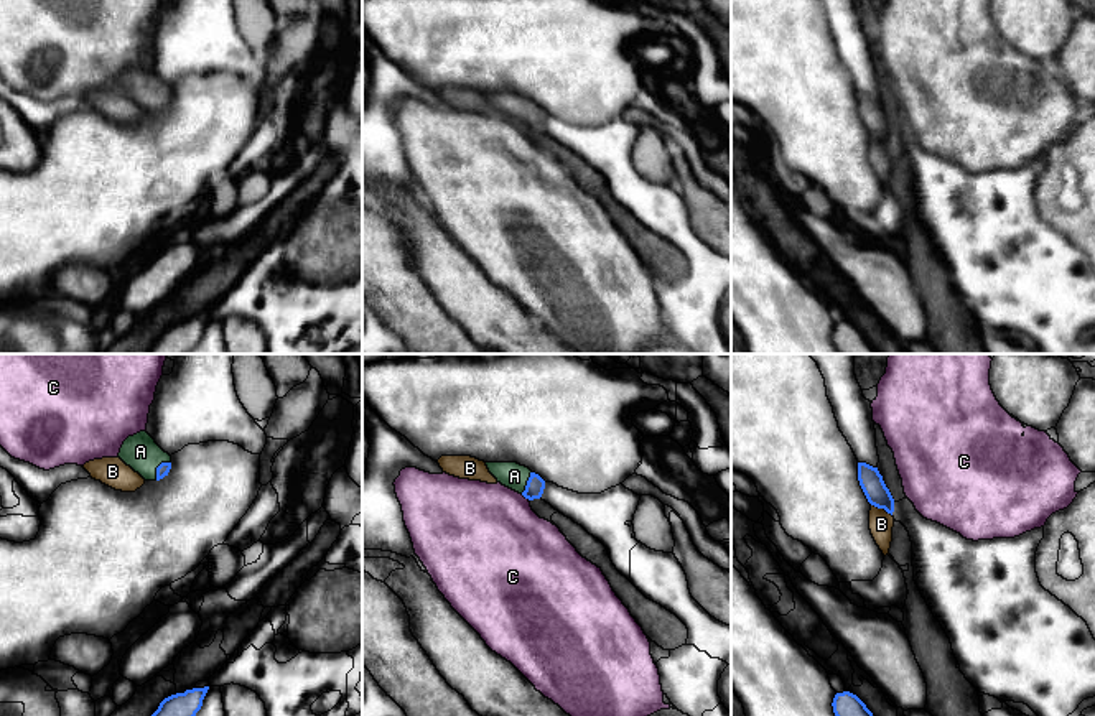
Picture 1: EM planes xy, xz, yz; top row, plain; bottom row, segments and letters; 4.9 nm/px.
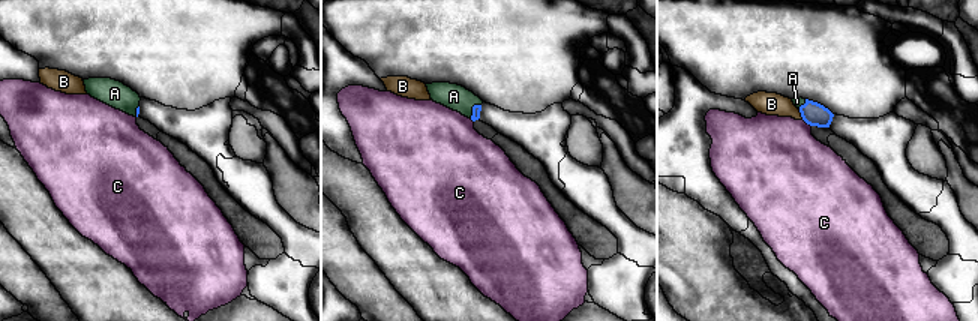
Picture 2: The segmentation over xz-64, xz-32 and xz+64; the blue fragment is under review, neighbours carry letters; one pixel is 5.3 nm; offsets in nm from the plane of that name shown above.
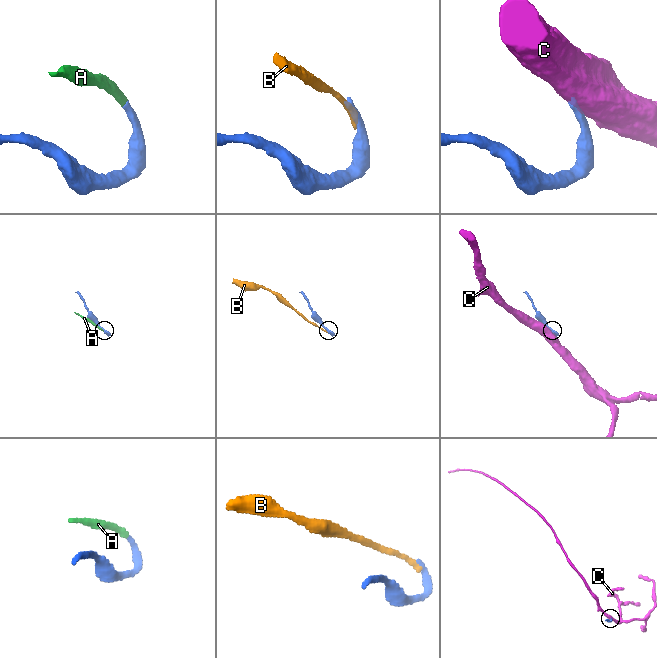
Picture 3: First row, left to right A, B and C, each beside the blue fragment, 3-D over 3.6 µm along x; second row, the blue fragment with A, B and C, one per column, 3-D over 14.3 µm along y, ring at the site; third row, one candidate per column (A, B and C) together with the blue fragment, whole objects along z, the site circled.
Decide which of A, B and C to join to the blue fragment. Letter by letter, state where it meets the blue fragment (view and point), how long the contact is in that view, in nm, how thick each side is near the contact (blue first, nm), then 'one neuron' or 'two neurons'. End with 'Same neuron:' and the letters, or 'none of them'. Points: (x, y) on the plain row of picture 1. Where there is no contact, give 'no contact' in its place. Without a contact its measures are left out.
A: xy (157, 99) | 120 nm | 60/170 nm | one neuron
B: yz (881, 139) | 120 nm | 120/120 nm | two neurons
C: xz (526, 129) | 50 nm | 90/480 nm | two neurons
Same neuron: A

